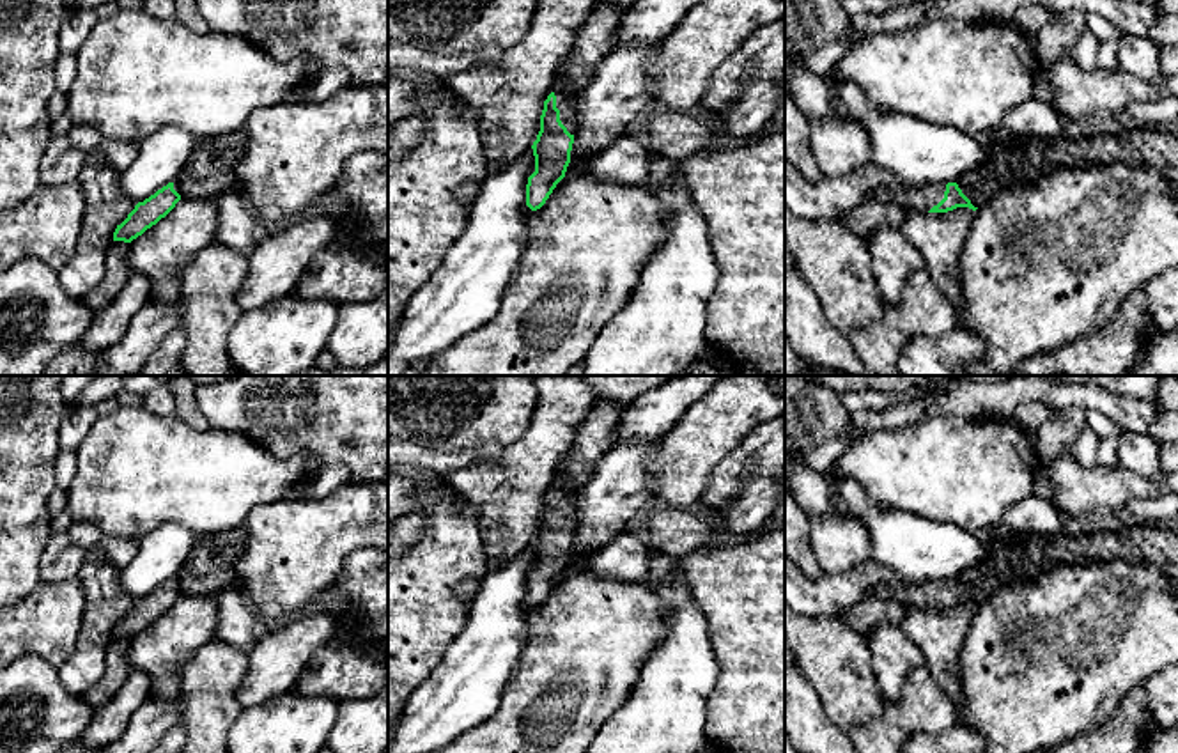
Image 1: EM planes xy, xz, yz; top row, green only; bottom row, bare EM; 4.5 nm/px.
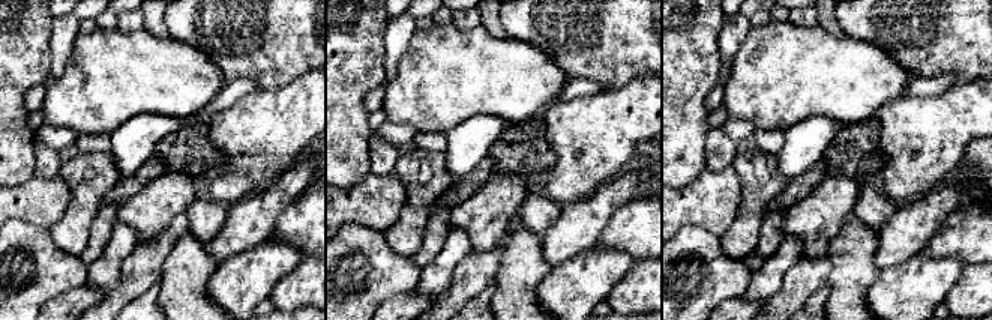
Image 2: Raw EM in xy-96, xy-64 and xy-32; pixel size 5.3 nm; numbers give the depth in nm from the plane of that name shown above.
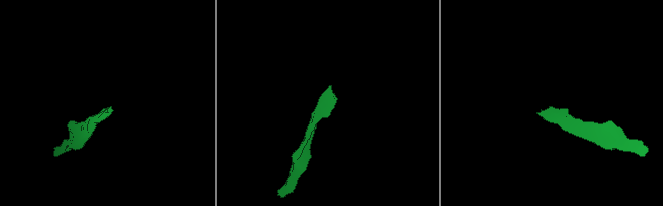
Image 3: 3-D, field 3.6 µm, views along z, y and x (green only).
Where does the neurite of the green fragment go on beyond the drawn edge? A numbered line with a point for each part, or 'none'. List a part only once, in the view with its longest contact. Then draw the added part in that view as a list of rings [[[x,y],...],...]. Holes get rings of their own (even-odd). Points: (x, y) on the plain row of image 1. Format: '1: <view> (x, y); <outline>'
1: xz (565, 498); [[[558,477],[553,485],[556,493],[556,505],[560,507],[560,517],[570,532],[577,526],[577,505],[576,505],[576,487],[569,489],[563,477]]]

